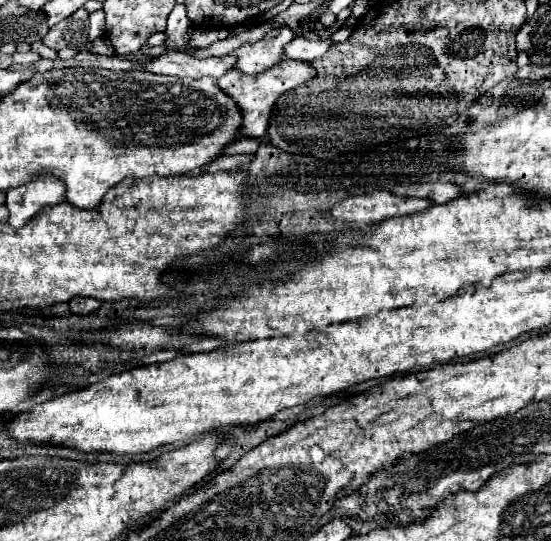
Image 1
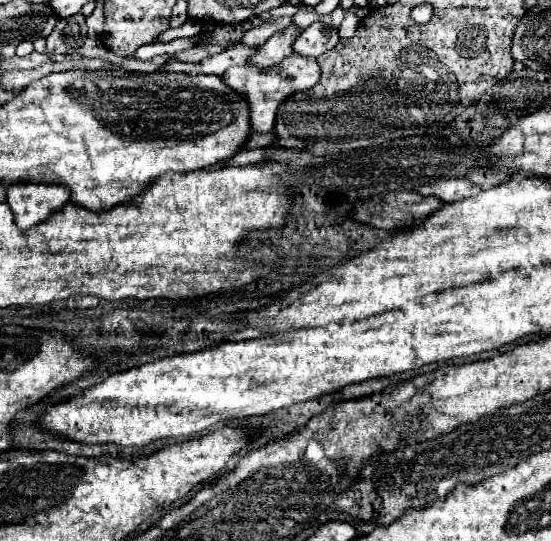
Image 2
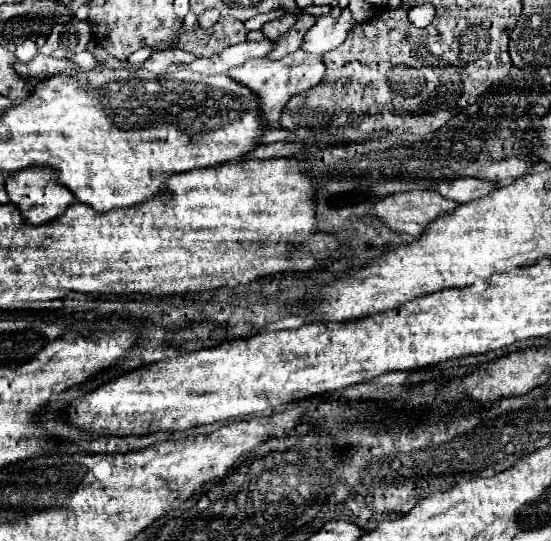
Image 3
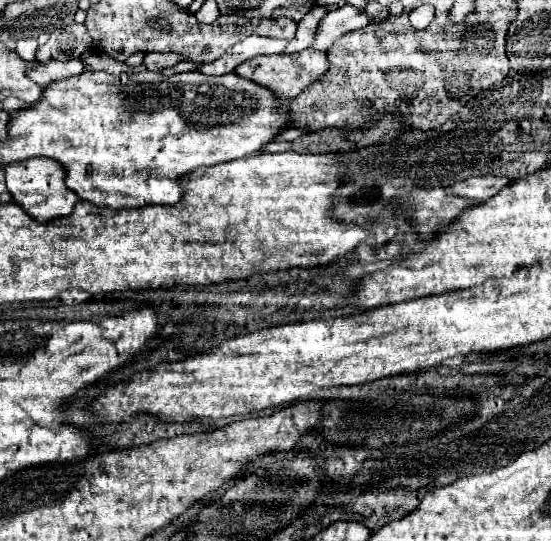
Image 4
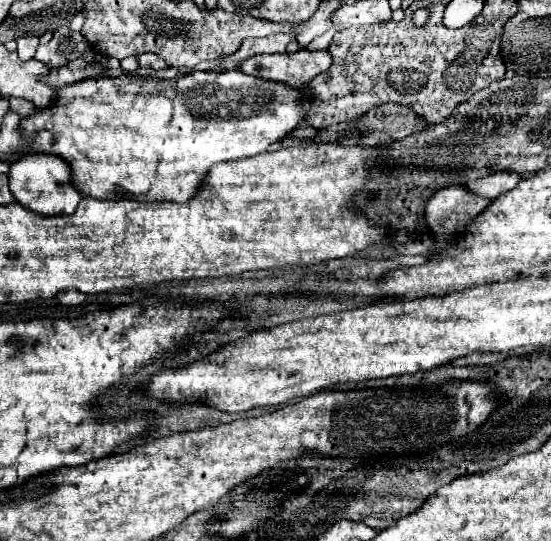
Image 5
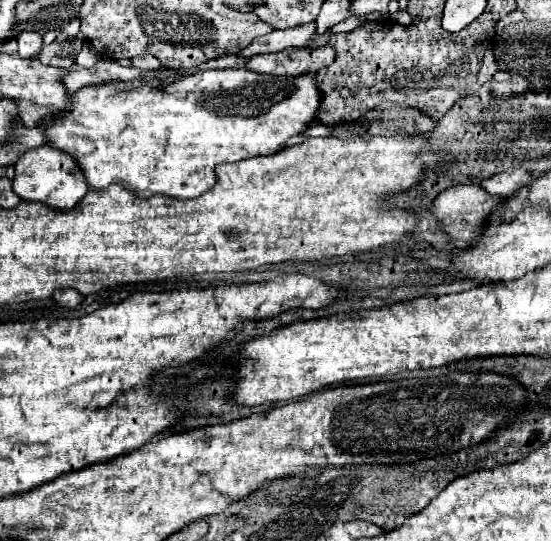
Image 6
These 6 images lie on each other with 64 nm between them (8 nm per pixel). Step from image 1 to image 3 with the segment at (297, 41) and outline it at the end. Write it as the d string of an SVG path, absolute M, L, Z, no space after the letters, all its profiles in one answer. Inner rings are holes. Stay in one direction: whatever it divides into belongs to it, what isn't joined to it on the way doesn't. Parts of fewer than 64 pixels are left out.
M342 8L340 18L322 16L314 24L314 28L310 28L310 32L306 34L302 50L312 52L312 54L326 54L326 52L334 50L338 44L342 44L342 40L346 40L348 32L356 24L358 22L354 20L354 16L348 8Z

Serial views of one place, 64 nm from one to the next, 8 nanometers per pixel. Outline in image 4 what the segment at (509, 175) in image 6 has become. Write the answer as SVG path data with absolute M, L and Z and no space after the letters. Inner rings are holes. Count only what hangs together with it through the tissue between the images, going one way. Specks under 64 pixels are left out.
M480 176L480 178L468 178L462 182L456 182L456 184L448 186L448 192L456 194L456 196L466 196L466 198L474 198L474 200L484 202L484 200L496 196L510 182L512 180L506 176Z

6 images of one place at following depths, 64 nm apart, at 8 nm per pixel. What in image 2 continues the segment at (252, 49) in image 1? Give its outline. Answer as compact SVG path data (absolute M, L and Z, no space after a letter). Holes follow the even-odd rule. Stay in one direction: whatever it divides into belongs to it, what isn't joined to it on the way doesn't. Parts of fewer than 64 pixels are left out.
M290 24L288 28L276 32L266 44L262 44L262 52L258 52L258 56L248 62L256 66L266 66L266 68L282 62L286 56L292 54L292 44L300 34L302 34L302 28L298 28L296 24Z

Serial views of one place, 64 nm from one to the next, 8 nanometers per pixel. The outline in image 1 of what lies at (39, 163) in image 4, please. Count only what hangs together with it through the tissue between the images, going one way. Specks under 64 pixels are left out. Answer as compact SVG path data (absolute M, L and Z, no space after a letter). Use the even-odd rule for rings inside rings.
M42 176L26 186L6 192L6 206L10 210L10 226L22 228L36 218L44 208L66 200L66 186L54 176Z

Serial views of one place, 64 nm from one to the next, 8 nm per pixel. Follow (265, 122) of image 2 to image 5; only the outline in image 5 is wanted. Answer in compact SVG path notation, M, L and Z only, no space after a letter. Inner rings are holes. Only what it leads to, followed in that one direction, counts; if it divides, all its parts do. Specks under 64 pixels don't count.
M298 50L298 52L282 52L282 54L262 54L252 56L242 62L240 70L266 78L266 80L284 80L288 84L308 84L322 70L330 68L332 54L328 50Z

